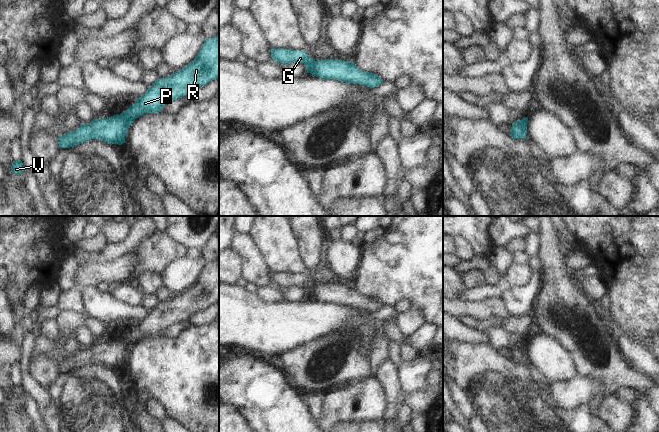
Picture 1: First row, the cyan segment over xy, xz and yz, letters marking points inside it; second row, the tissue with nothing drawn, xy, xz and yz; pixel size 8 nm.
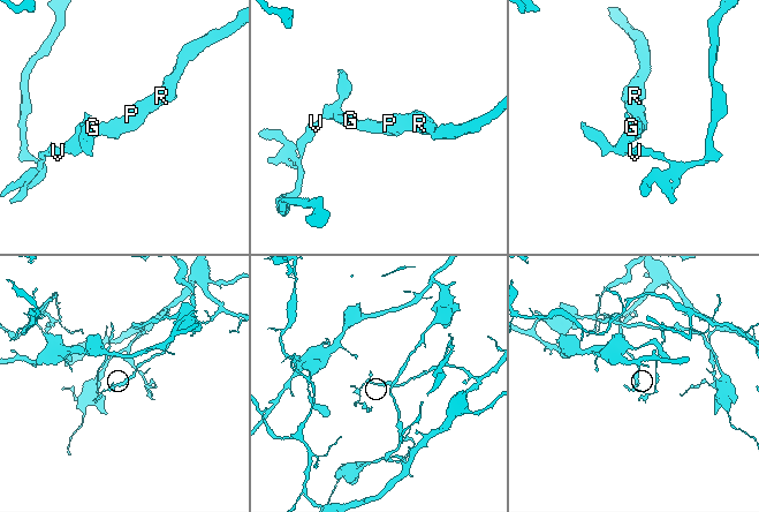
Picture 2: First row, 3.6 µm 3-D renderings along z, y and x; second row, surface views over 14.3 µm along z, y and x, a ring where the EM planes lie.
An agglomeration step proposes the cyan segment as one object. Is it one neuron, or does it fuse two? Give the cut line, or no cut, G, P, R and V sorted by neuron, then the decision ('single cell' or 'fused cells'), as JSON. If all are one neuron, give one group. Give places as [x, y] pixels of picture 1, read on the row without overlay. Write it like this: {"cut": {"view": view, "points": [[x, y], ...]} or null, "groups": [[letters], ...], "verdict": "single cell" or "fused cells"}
{"cut": null, "groups": [["G", "P", "R", "V"]], "verdict": "single cell"}

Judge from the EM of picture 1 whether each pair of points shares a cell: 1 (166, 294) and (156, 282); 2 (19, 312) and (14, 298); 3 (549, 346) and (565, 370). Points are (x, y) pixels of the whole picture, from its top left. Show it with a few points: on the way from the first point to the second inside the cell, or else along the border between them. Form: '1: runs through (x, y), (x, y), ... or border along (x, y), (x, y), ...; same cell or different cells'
1: border along (162, 285), (154, 293); different cells
2: runs through (18, 309), (16, 301); same cell
3: runs through (549, 352), (559, 364); same cell

